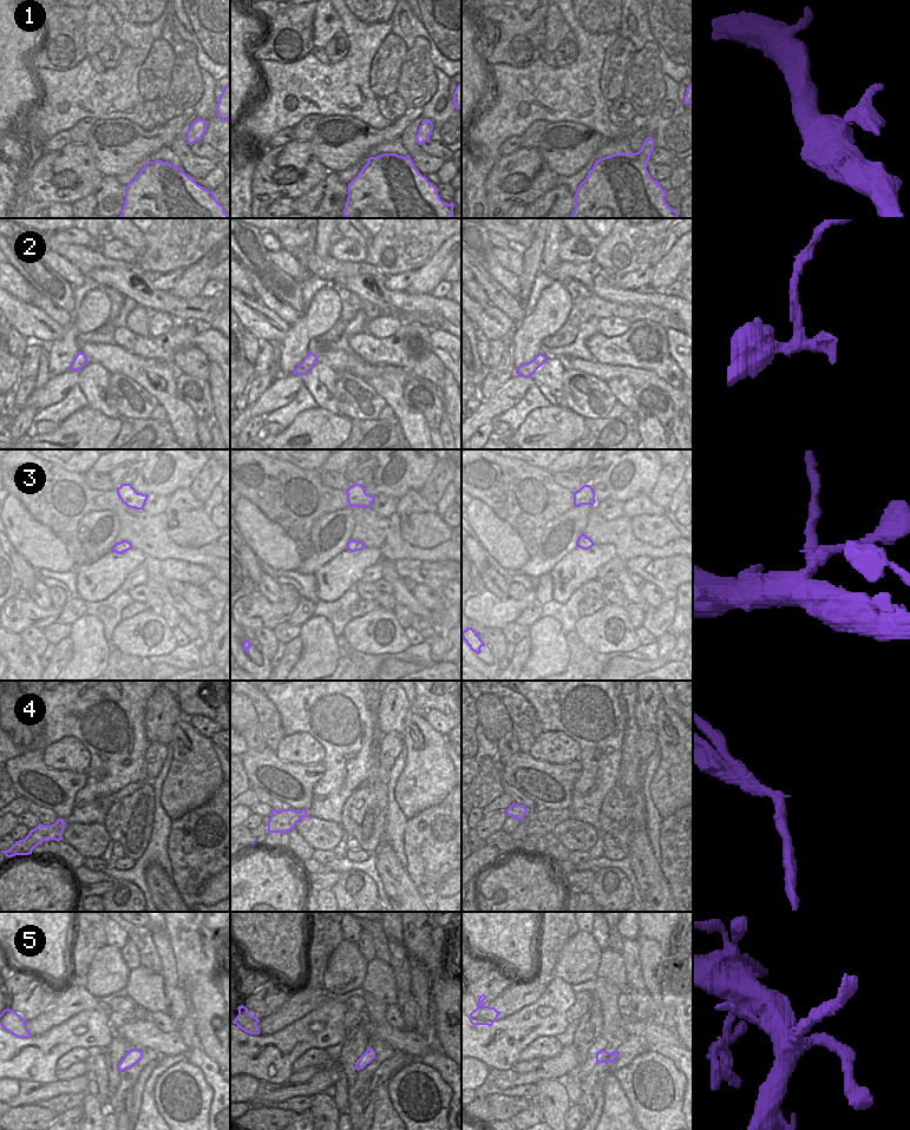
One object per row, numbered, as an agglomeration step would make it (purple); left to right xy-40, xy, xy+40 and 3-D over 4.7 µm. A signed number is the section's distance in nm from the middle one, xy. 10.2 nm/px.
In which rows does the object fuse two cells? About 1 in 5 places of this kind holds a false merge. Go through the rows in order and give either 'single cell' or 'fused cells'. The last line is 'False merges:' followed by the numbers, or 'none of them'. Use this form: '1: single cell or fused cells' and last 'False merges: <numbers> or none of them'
1: single cell
2: single cell
3: single cell
4: fused cells
5: single cell
False merges: 4

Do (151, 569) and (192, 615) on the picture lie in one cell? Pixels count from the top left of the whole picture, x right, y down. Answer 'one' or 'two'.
one

